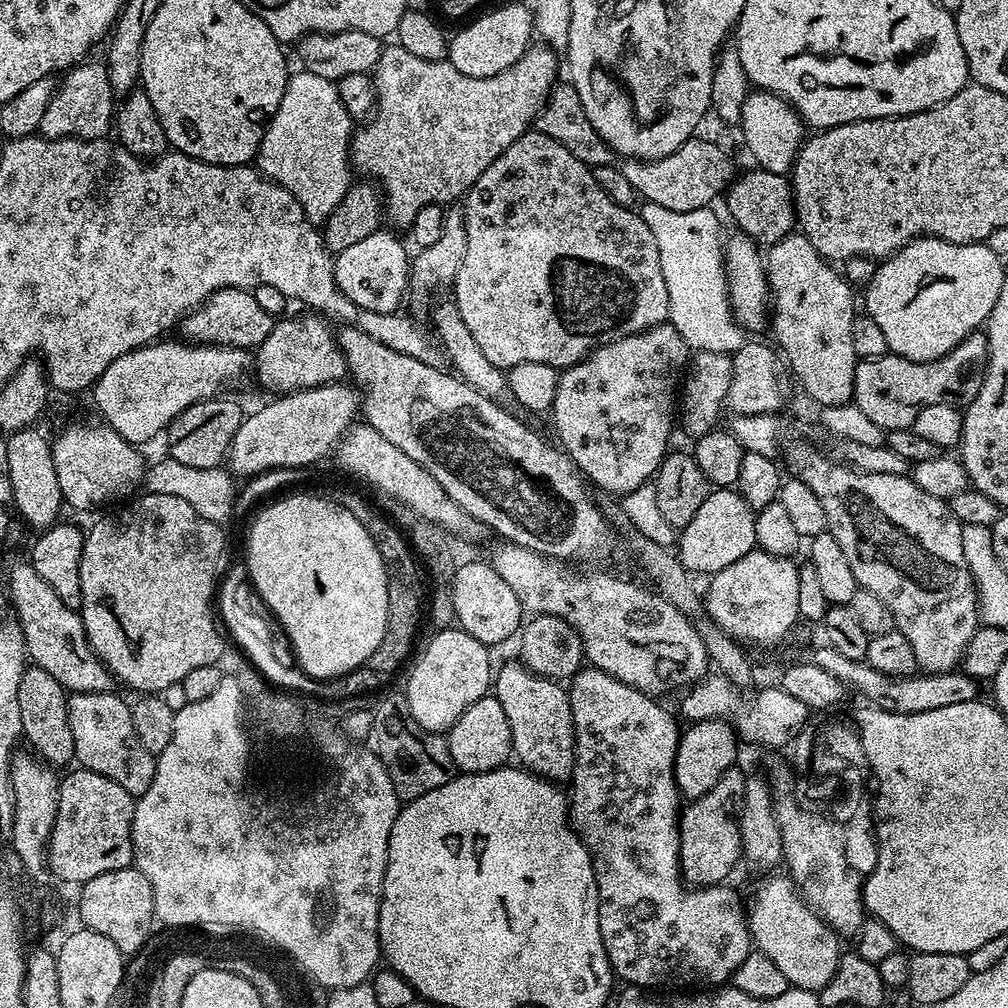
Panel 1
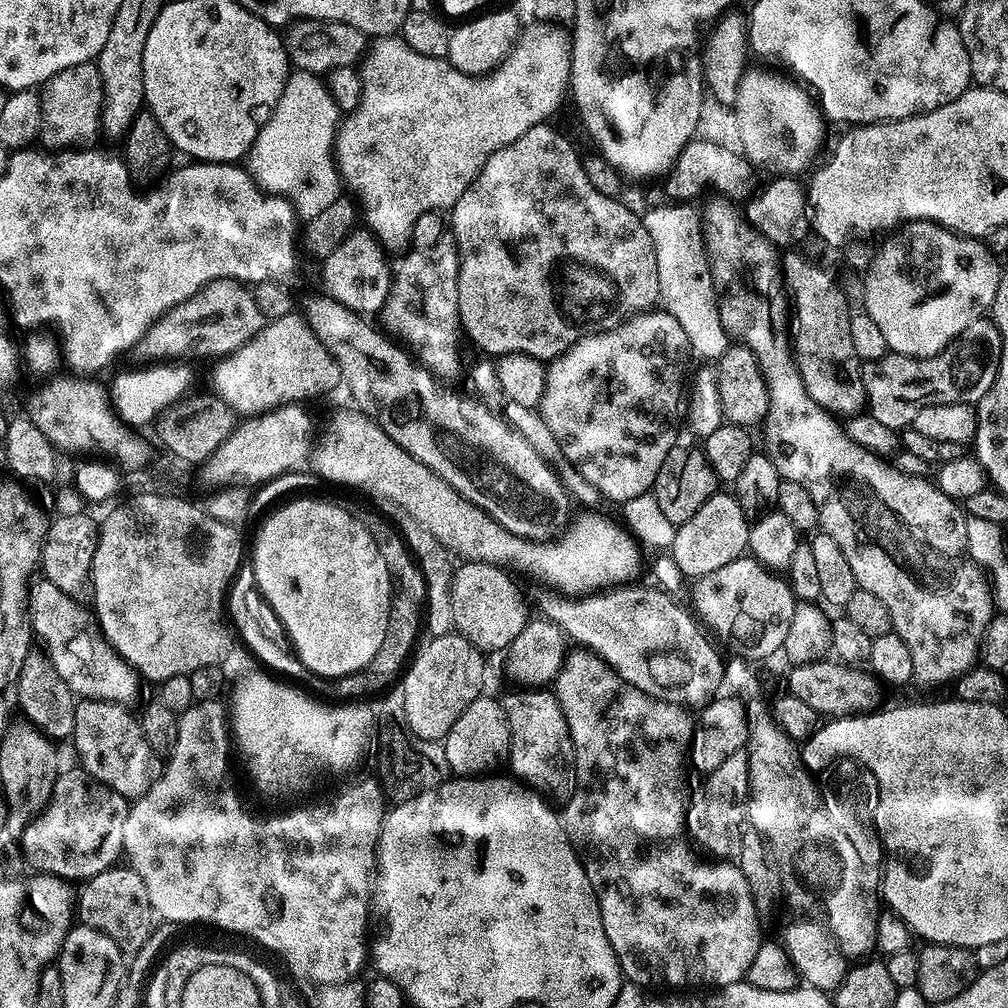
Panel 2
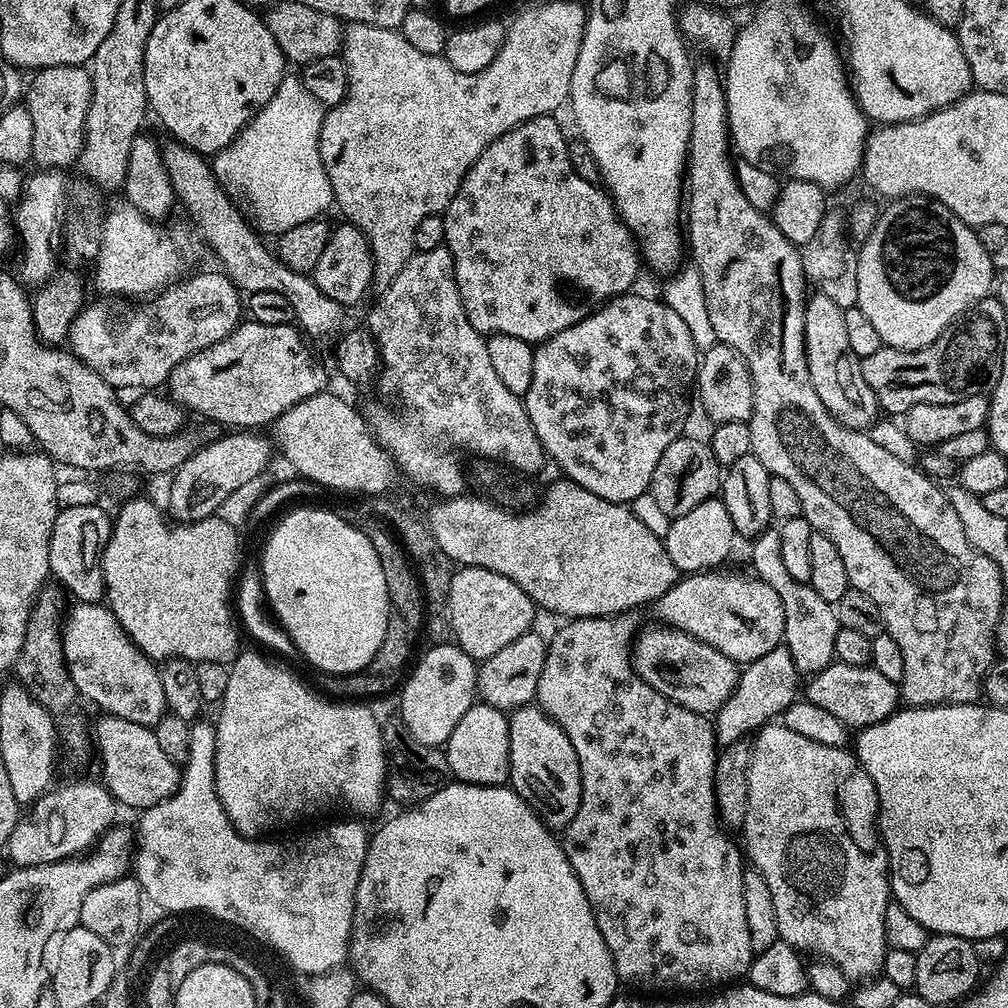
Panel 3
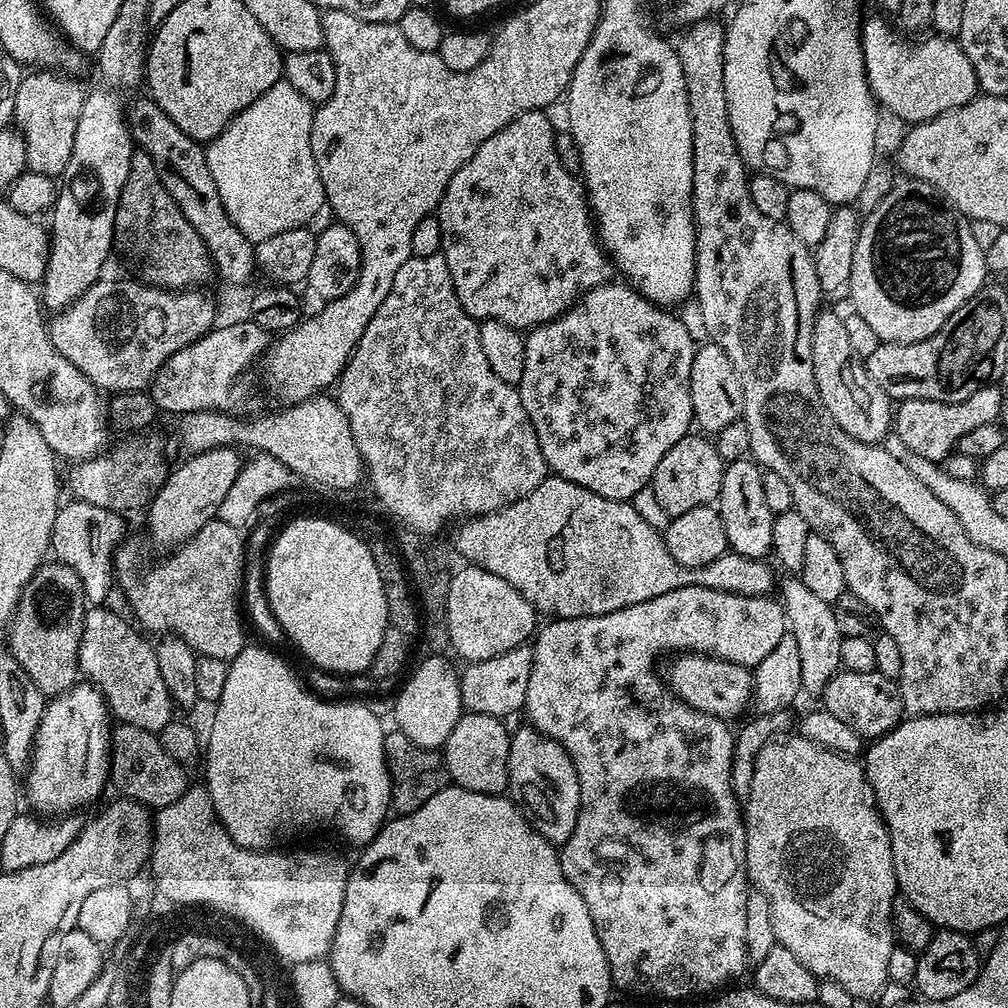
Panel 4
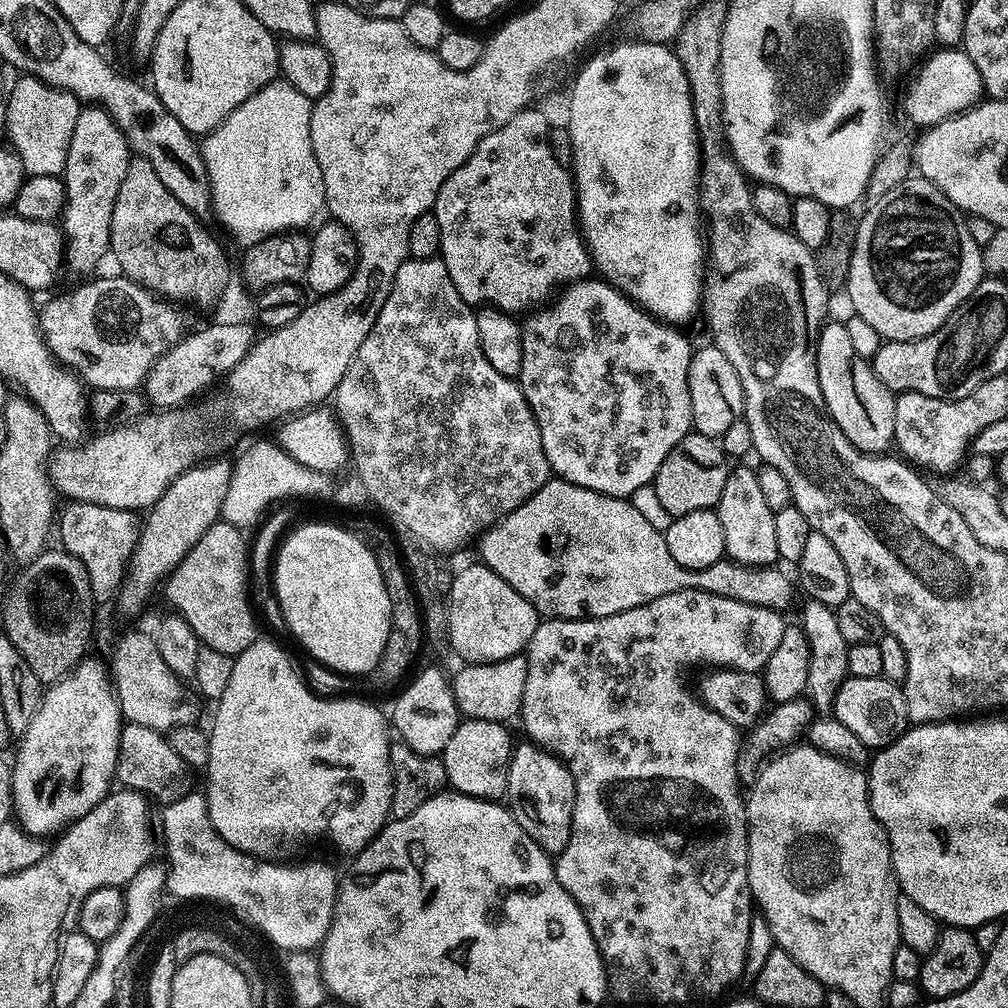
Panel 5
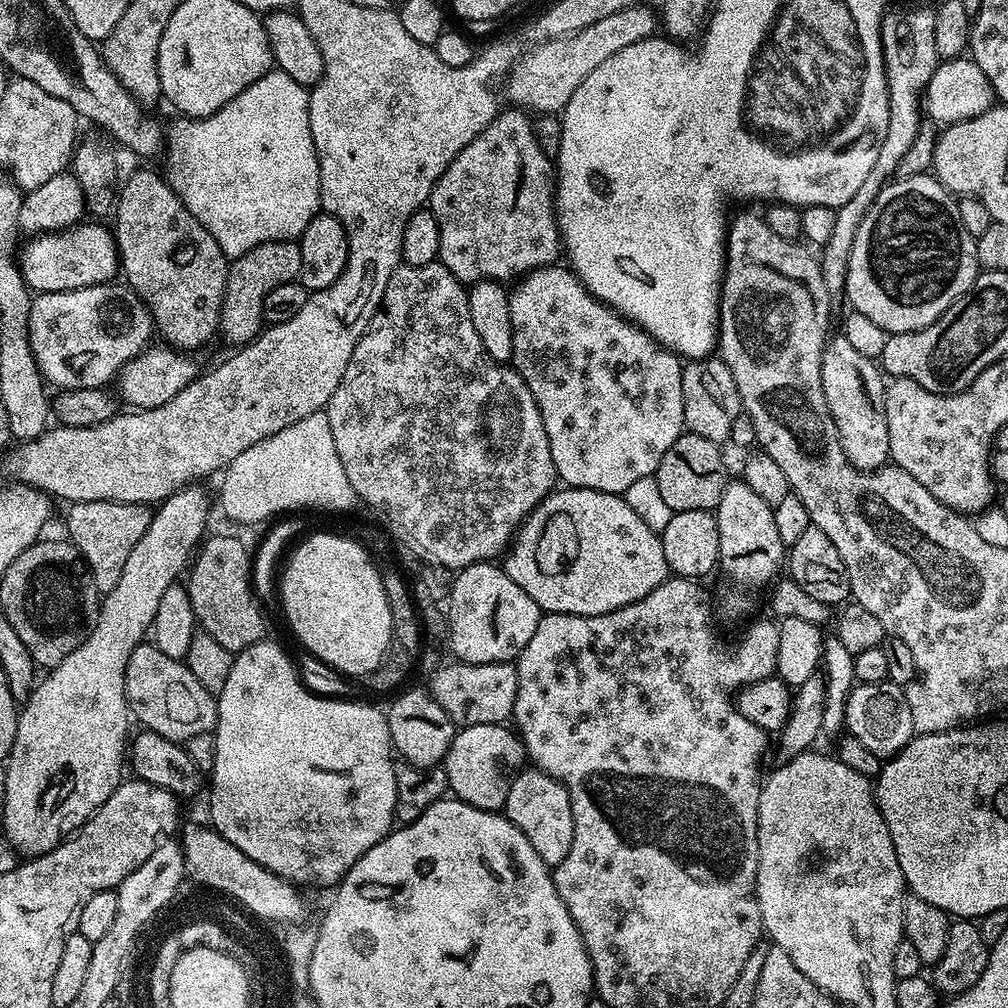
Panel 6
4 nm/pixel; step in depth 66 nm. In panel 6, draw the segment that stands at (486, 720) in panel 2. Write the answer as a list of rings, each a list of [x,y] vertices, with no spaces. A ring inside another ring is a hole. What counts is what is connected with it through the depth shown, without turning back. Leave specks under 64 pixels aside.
[[[475,724],[469,728],[461,727],[442,761],[451,795],[478,810],[487,812],[500,812],[503,809],[506,794],[510,794],[512,780],[525,764],[524,743],[511,727],[504,724]]]

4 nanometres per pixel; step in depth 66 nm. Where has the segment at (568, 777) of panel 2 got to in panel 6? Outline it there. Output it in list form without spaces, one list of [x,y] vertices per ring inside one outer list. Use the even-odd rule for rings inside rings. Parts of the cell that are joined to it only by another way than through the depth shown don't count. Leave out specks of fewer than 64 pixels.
[[[535,766],[525,767],[517,772],[512,780],[510,794],[506,794],[506,802],[502,809],[526,838],[530,838],[530,846],[538,853],[538,858],[549,866],[555,866],[570,854],[570,846],[574,842],[574,814],[570,806],[570,794],[562,782],[558,782],[553,776],[548,776]]]

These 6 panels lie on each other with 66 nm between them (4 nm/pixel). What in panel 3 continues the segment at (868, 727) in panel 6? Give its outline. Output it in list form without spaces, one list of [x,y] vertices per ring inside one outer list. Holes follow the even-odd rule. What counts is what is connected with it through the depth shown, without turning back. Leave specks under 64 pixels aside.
[[[833,662],[811,677],[807,684],[807,699],[822,706],[822,710],[830,710],[834,718],[838,718],[852,730],[882,722],[902,704],[897,681],[886,678],[886,674],[878,674],[878,670],[871,666],[850,666]]]

